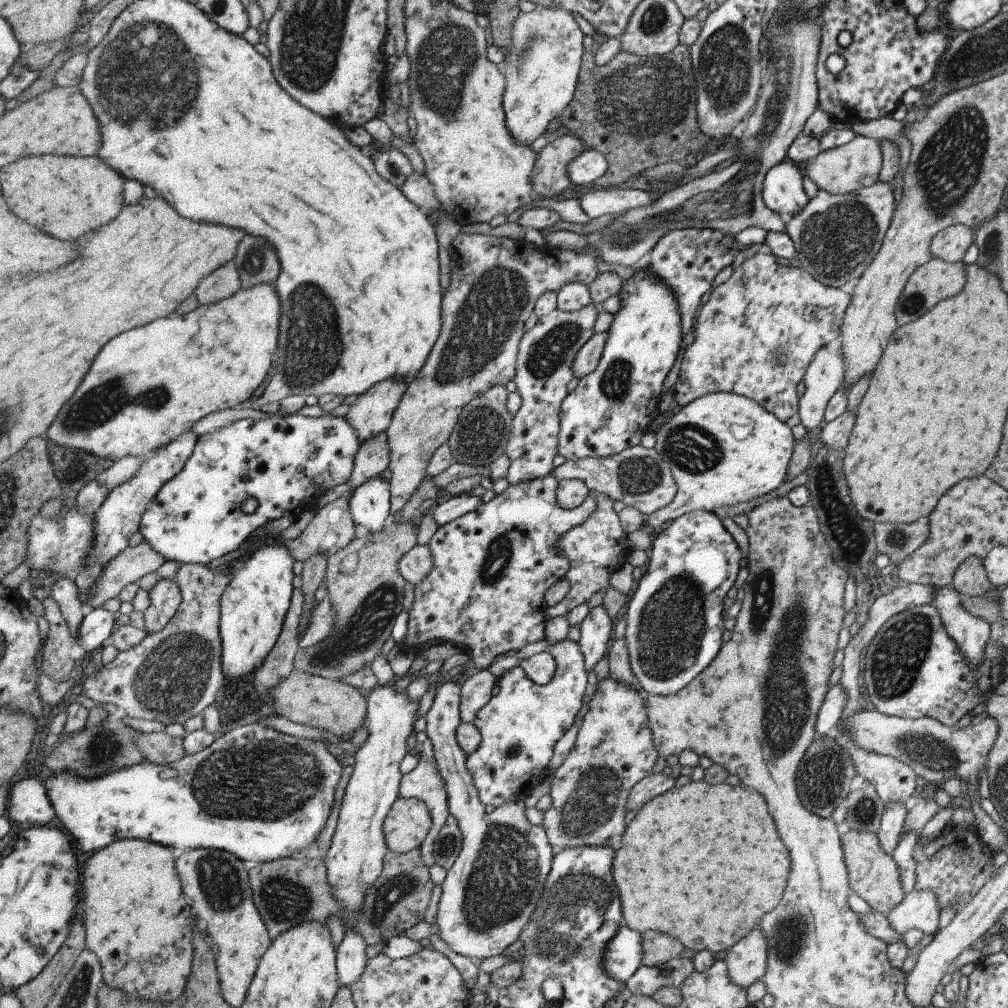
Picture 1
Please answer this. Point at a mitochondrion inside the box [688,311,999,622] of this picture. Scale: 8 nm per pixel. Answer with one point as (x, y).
(844, 528)

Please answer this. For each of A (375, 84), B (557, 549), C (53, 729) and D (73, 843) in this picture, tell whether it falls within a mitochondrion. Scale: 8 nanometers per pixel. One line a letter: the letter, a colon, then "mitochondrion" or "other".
A: other
B: other
C: other
D: other

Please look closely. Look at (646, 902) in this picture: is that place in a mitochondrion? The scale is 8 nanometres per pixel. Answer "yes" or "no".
no

